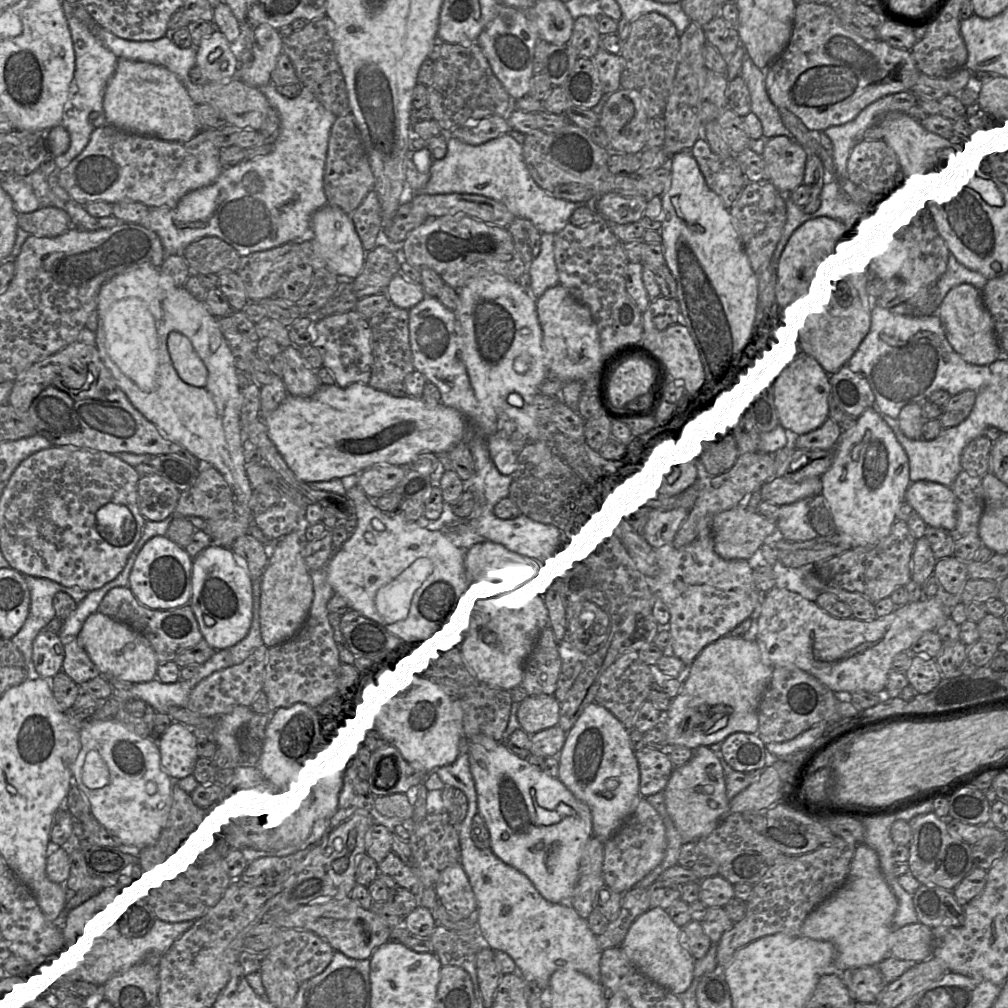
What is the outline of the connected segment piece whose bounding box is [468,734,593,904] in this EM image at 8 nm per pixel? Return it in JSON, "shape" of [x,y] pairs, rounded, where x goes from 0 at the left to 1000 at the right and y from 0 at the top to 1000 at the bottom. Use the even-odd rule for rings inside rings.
{"shape":[[[474,728],[465,732],[464,738],[466,765],[473,787],[474,807],[479,811],[485,824],[487,844],[501,857],[508,859],[523,869],[537,889],[543,894],[551,897],[564,896],[564,892],[567,889],[573,872],[574,857],[578,842],[583,832],[588,828],[587,809],[584,801],[580,797],[573,794],[555,774],[555,772],[545,770],[537,762],[527,759],[522,752],[517,752],[509,748],[499,736],[492,735],[491,733],[480,728]]]}

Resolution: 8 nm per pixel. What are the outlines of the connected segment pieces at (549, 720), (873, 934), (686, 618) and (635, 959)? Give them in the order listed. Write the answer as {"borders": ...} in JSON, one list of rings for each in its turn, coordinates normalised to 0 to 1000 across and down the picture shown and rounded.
{"borders":[[[[524,689],[515,697],[513,712],[523,728],[554,719],[557,697],[550,689]]],[[[853,836],[838,876],[802,907],[795,929],[824,935],[829,941],[828,959],[832,963],[870,957],[882,949],[881,931],[890,900],[890,891],[874,865],[871,847]]],[[[690,534],[685,540],[671,544],[666,540],[650,545],[653,559],[653,569],[641,572],[641,576],[649,591],[655,593],[662,601],[665,609],[661,621],[665,627],[664,648],[673,652],[684,662],[693,648],[704,638],[722,630],[736,616],[745,613],[750,602],[754,599],[756,589],[747,575],[747,563],[740,556],[719,556],[707,543],[707,535]]],[[[645,901],[635,908],[626,917],[615,939],[637,966],[669,986],[678,985],[686,977],[689,951],[679,937],[677,921],[669,916],[660,902]]]]}

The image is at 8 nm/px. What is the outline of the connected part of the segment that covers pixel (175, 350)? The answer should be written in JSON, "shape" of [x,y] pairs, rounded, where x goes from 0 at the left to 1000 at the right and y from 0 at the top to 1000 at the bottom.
{"shape":[[[170,329],[167,332],[166,345],[178,375],[187,382],[201,384],[206,369],[188,337],[178,329]]]}

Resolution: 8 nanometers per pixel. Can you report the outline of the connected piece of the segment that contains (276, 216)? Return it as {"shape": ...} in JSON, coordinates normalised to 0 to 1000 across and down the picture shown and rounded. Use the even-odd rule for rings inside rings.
{"shape":[[[271,82],[257,88],[278,116],[278,132],[271,142],[270,150],[222,166],[210,183],[186,191],[173,205],[149,206],[145,221],[141,224],[158,234],[165,253],[181,253],[188,242],[207,234],[218,236],[229,243],[239,255],[277,245],[305,233],[309,228],[310,213],[325,202],[321,189],[321,172],[327,130],[334,116],[303,85],[299,86],[298,93],[292,98],[279,94]]]}

